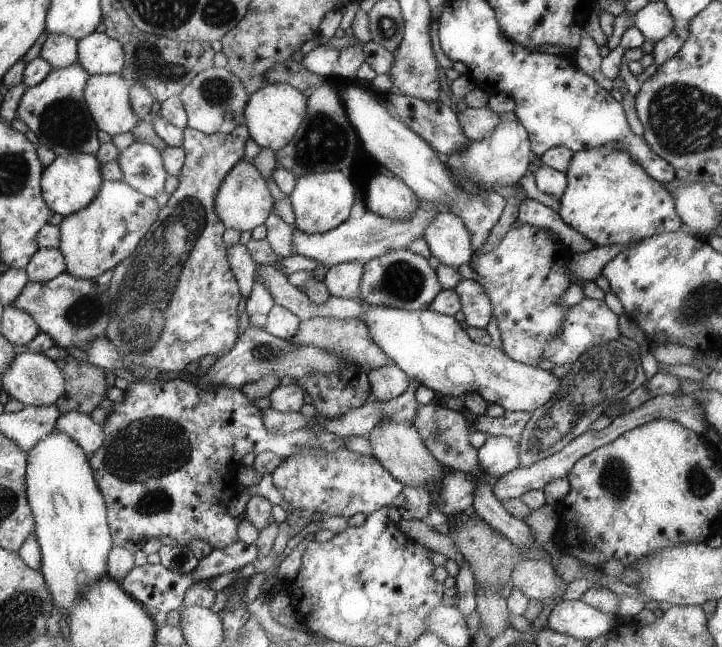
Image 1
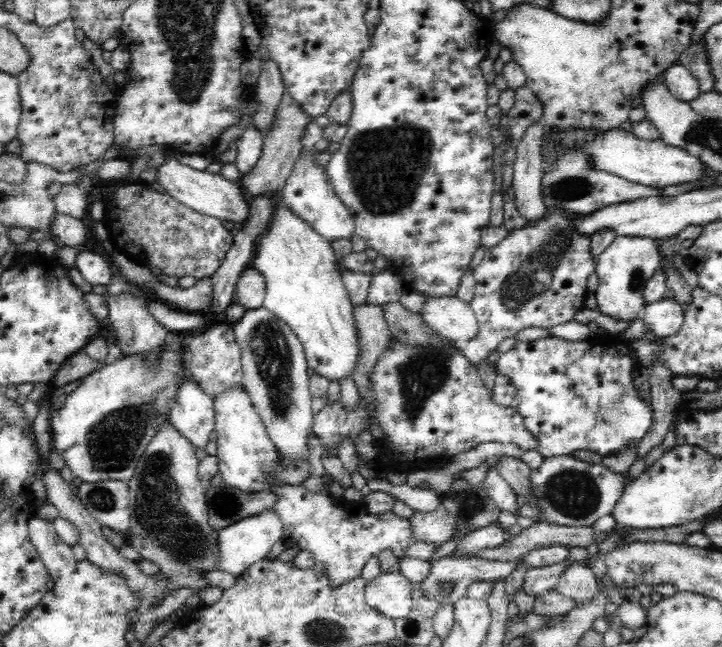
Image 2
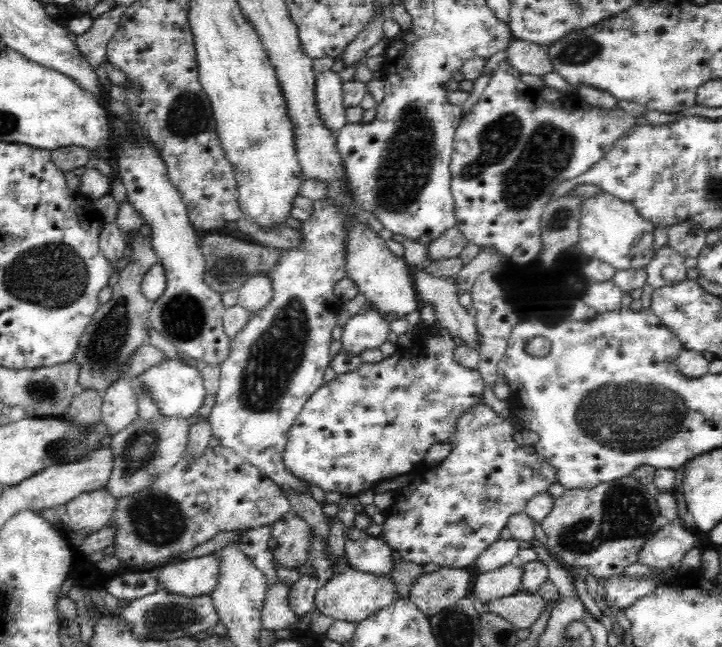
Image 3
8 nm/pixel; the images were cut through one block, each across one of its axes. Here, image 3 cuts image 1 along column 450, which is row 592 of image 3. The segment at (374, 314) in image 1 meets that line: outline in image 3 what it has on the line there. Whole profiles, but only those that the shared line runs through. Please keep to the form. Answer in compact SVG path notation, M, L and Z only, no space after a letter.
M348 568L341 573L336 573L324 586L317 588L315 608L336 621L357 624L376 614L381 608L386 608L389 604L392 604L396 597L395 584L389 577L379 577Z

